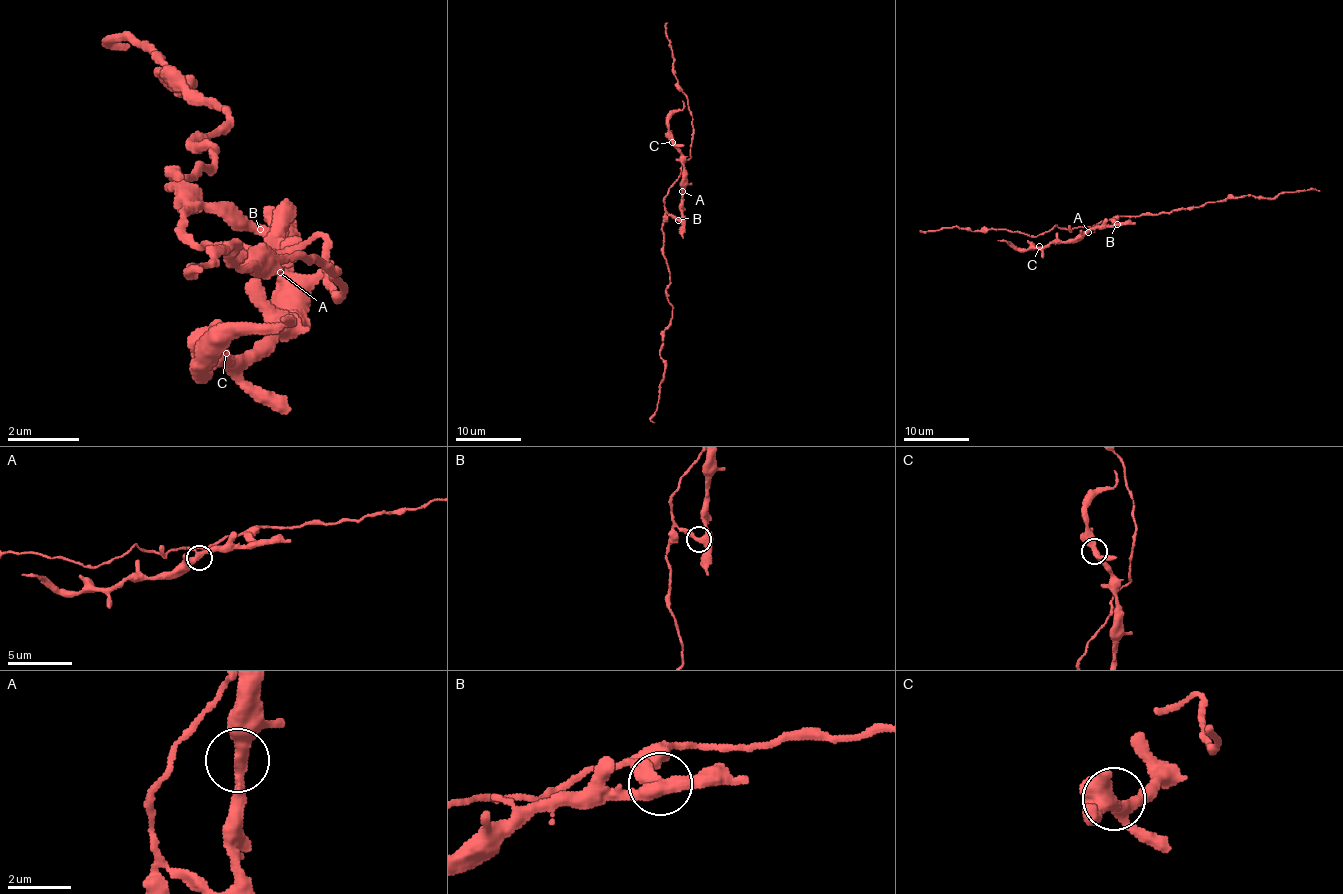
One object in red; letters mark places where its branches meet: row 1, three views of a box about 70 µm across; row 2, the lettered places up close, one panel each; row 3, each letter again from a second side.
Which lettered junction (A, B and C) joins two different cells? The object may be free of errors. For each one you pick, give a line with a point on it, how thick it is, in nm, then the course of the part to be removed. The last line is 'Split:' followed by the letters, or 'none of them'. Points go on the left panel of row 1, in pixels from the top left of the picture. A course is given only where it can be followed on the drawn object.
B: at (260, 229); 360 nm thick; foreign part runs (262, 227), (172, 191), (217, 155), (190, 137), (226, 110), (109, 38), (127, 47)
Split: B

